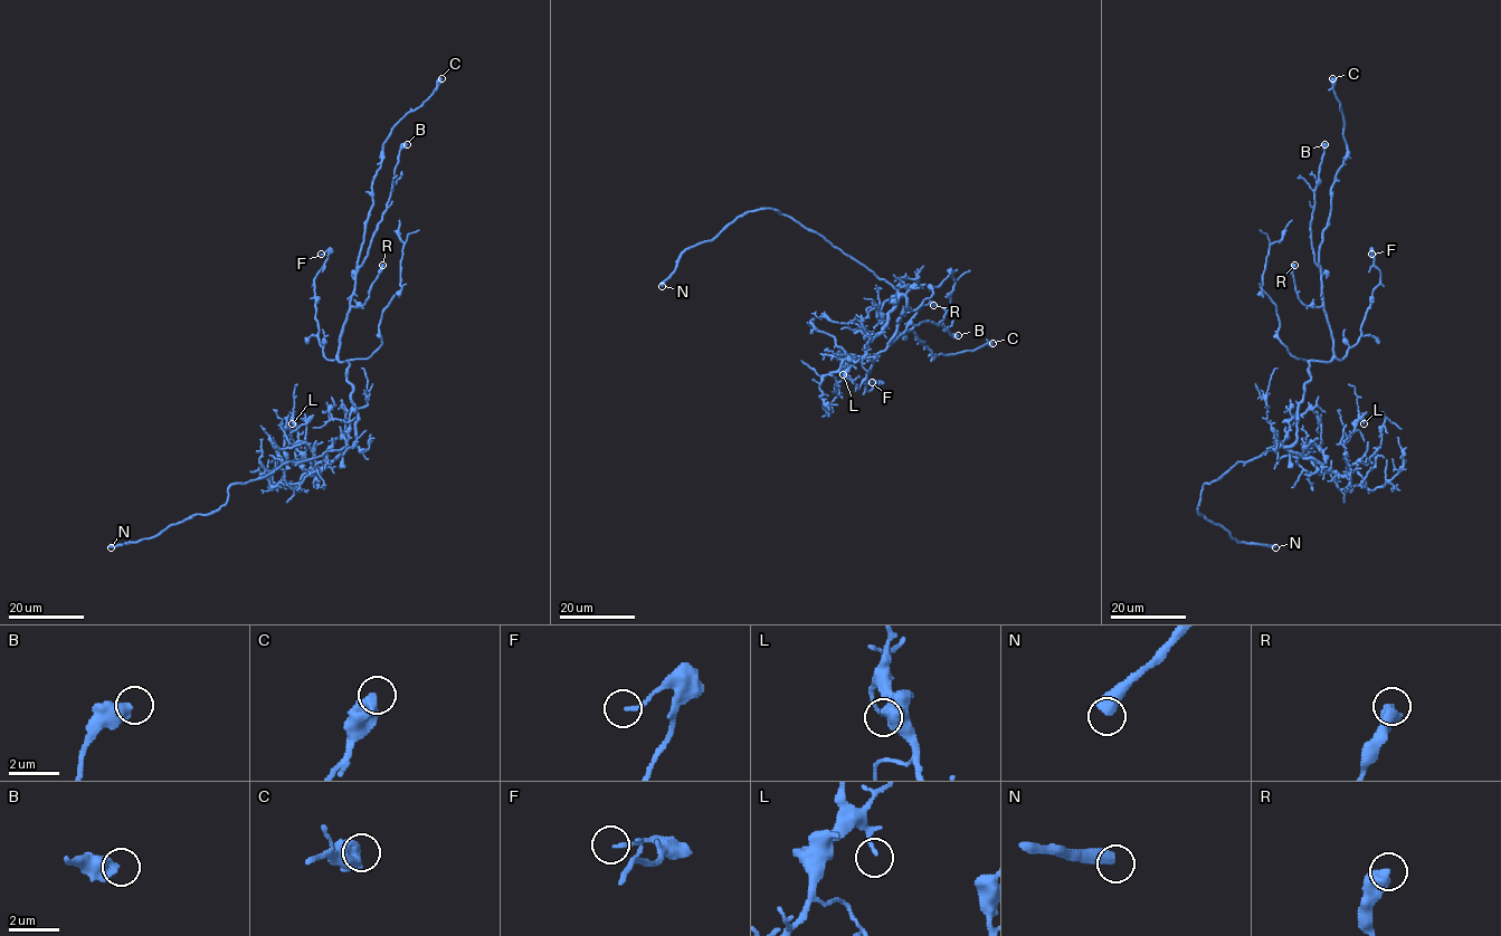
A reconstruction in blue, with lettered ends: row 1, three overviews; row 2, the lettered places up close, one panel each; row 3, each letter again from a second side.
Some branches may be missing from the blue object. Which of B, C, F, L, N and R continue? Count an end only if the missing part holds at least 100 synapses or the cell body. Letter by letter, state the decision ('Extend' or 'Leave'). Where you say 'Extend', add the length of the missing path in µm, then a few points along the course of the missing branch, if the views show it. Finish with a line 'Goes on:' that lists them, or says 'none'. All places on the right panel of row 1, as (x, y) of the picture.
B: Leave
C: Leave
F: Leave
L: Leave
N: Extend. Missing length about 6 µm
R: Leave
Goes on: N

